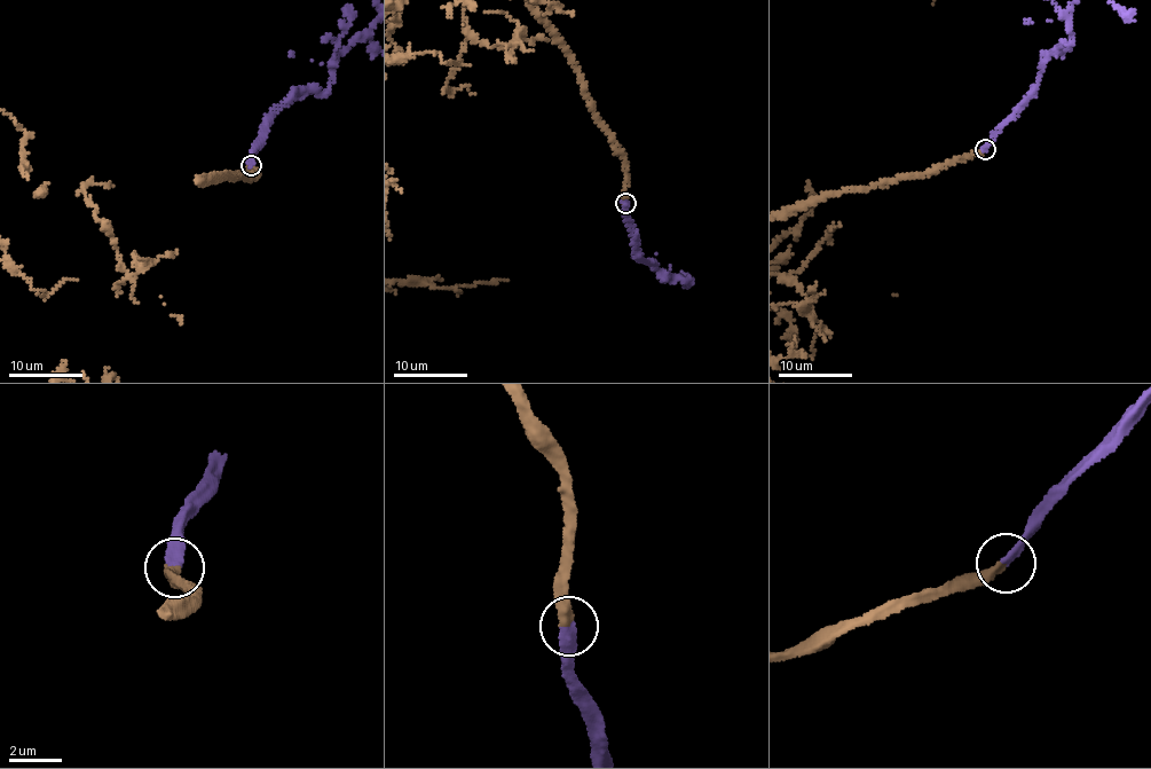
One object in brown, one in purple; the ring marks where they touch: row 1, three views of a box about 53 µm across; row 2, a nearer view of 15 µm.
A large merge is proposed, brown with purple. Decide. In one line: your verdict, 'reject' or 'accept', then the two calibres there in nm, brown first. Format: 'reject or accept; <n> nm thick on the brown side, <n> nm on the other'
accept; 360 nm thick on the brown side, 380 nm on the other

